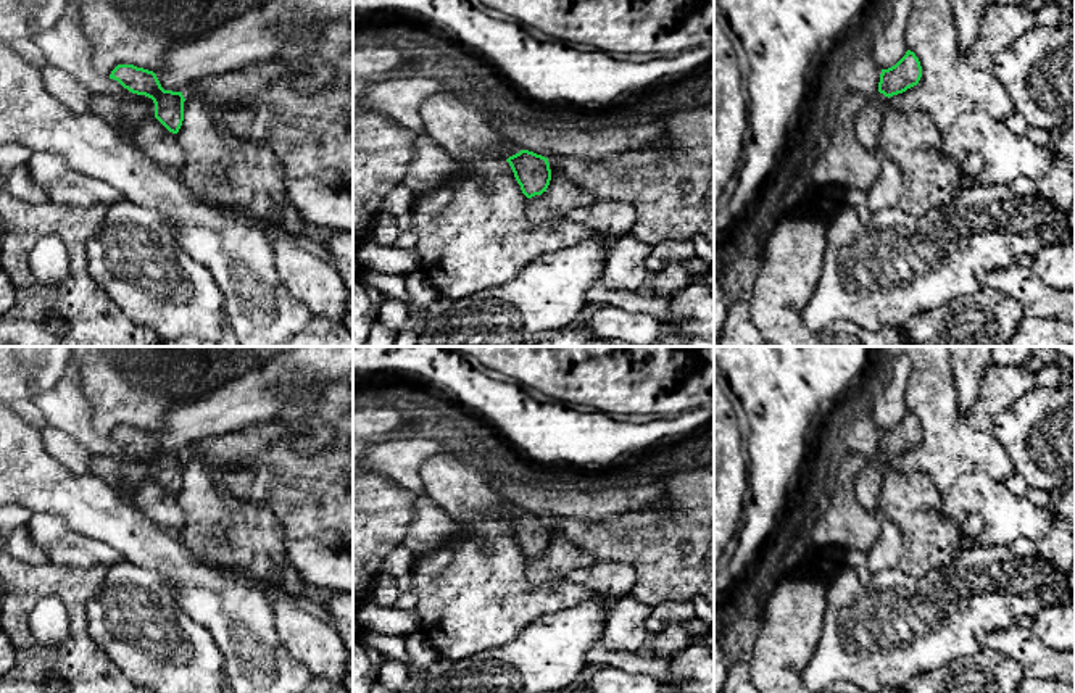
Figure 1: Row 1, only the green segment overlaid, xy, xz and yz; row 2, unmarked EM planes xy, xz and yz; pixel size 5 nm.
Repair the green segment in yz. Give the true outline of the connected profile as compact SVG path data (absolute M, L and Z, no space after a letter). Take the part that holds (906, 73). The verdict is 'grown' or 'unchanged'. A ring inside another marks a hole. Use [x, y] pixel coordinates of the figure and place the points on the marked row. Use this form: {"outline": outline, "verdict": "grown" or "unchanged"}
{"outline": "M911 50L894 66L882 69L878 90L867 97L856 116L854 131L862 147L878 151L882 127L893 108L888 98L917 85L920 77L920 61Z", "verdict": "grown"}

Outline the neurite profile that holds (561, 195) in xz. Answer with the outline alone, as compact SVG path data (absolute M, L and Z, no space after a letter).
M559 156L548 158L551 169L550 185L542 195L527 200L525 213L535 224L564 219L569 211L588 206L596 200L591 193L580 189L564 176L559 161Z

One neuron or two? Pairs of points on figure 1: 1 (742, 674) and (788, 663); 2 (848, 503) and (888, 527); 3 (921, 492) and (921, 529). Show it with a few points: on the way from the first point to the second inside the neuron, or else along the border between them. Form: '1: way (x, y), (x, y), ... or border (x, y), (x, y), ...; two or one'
1: border (748, 663), (753, 676); two
2: border (880, 516), (880, 534), (866, 551); two
3: way (921, 502), (921, 519); one

